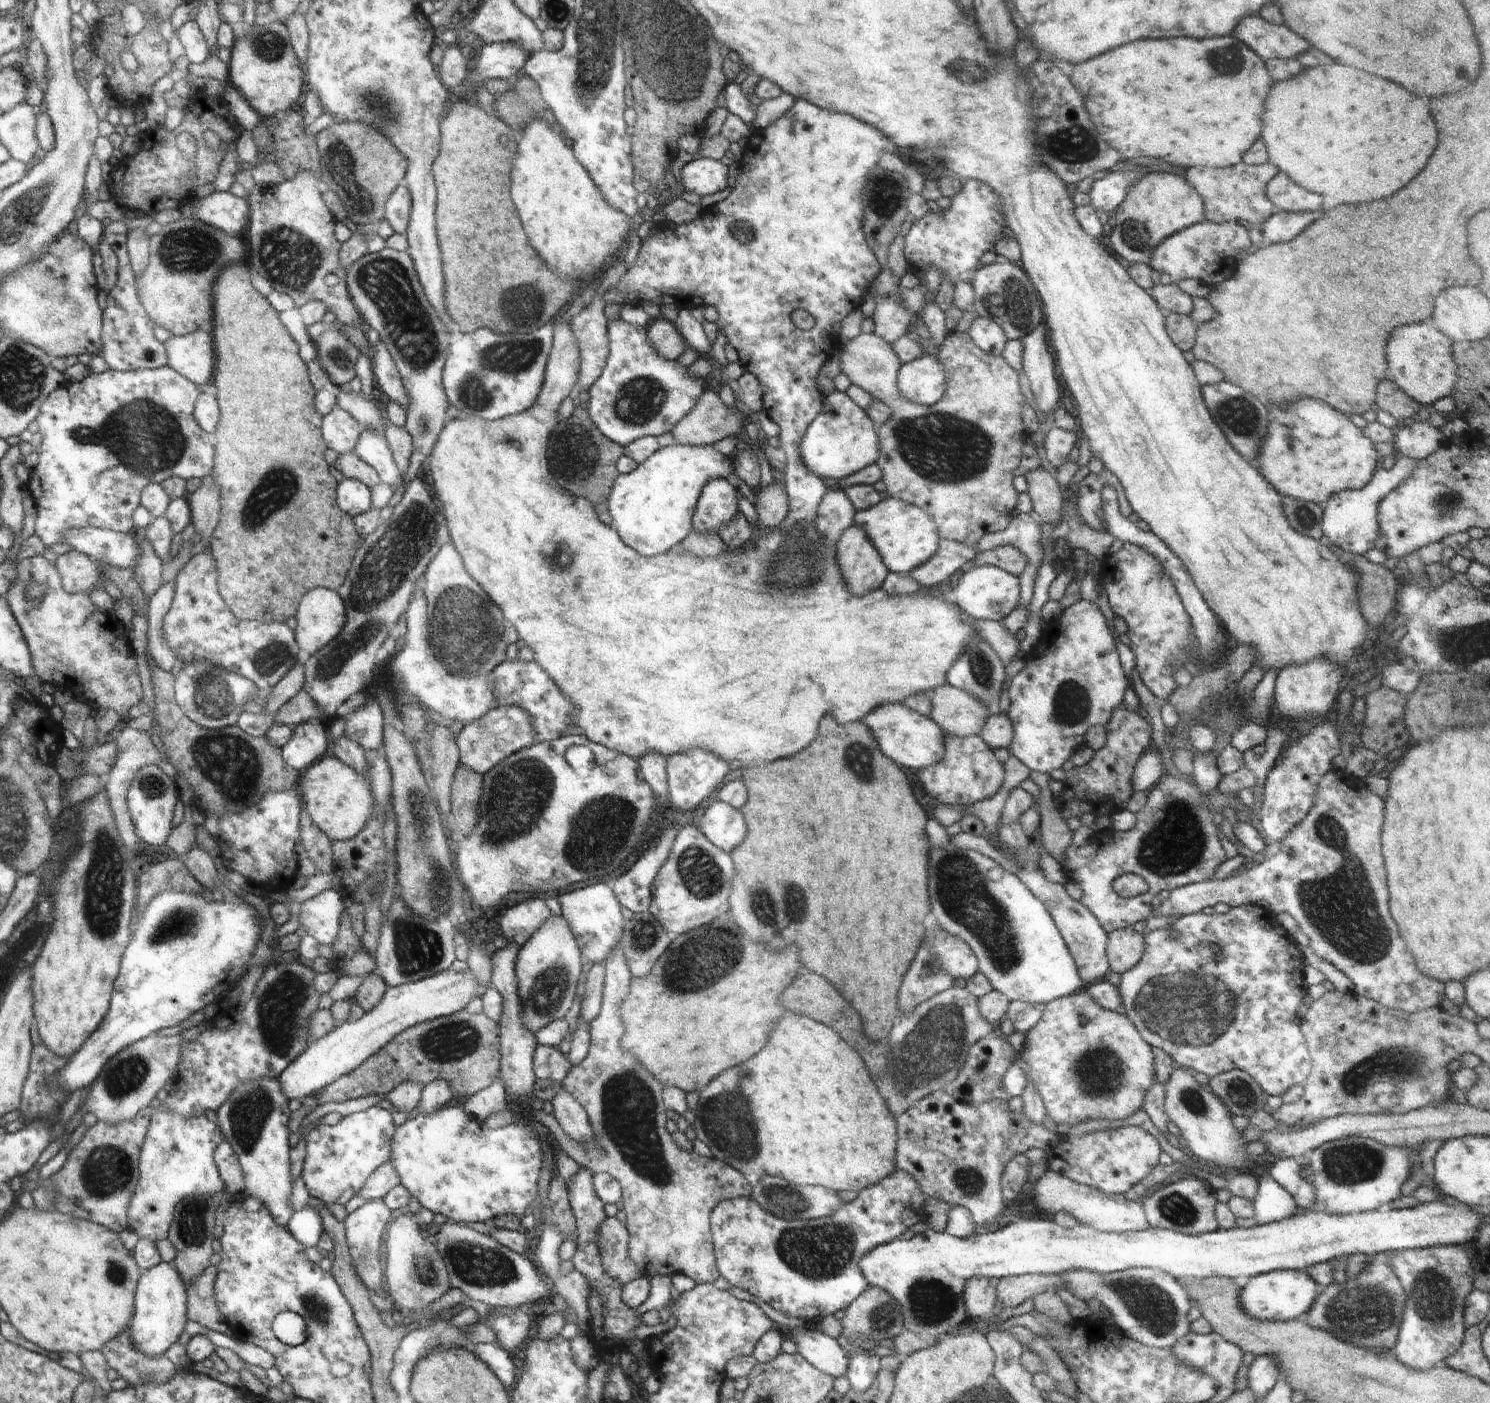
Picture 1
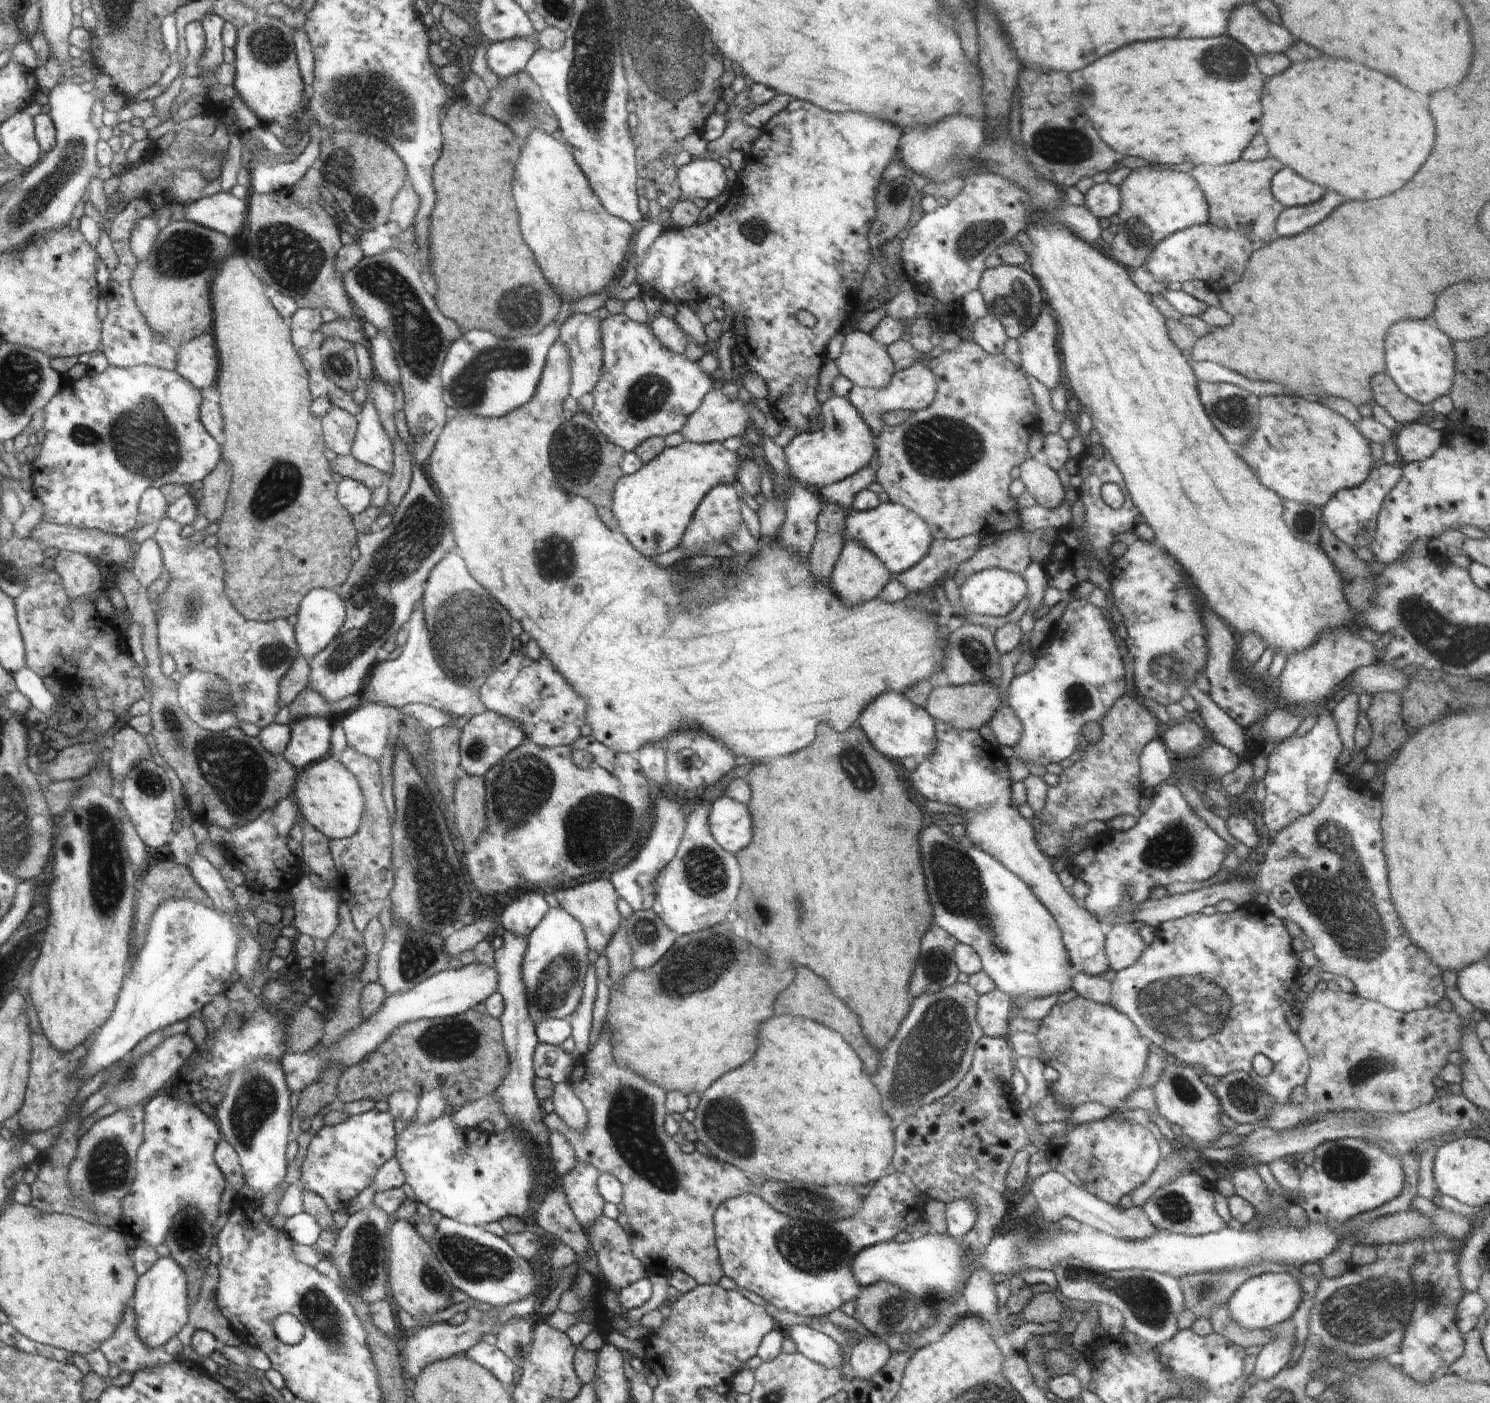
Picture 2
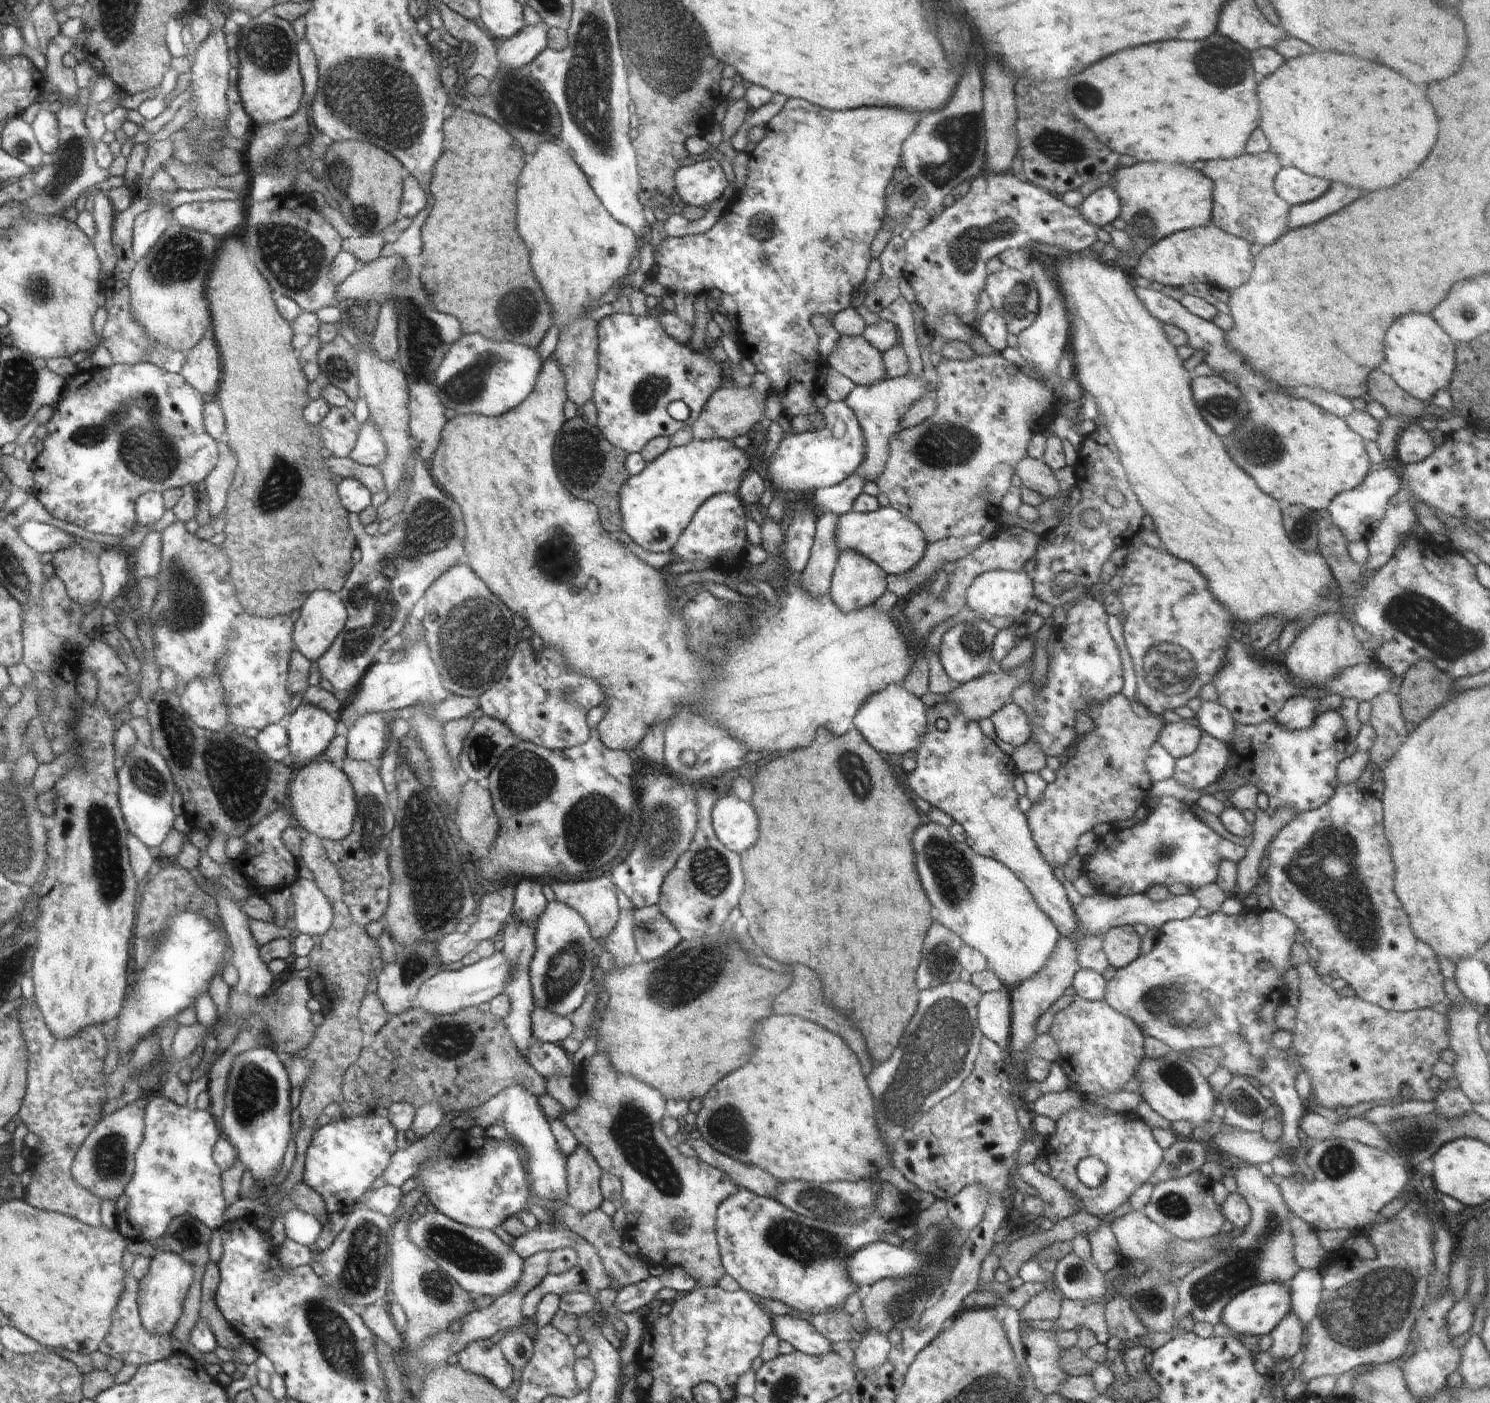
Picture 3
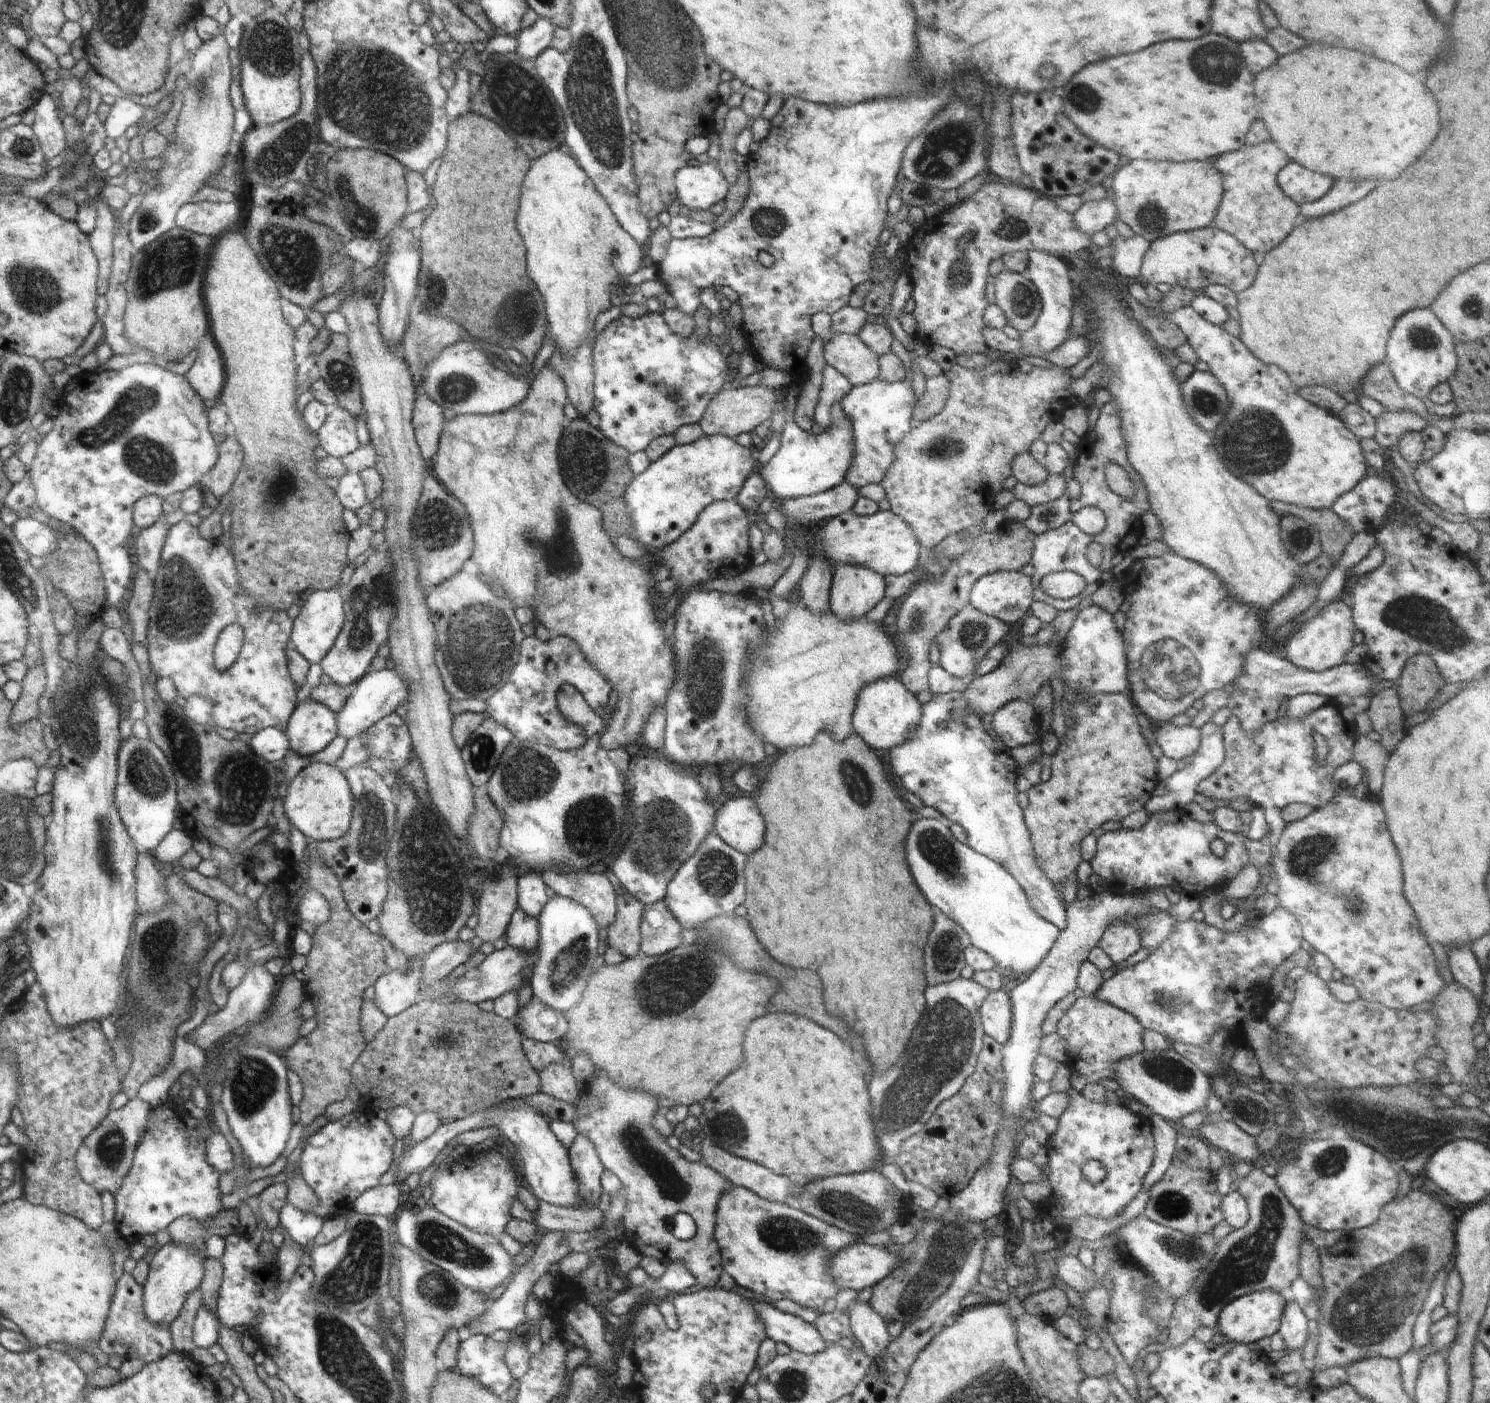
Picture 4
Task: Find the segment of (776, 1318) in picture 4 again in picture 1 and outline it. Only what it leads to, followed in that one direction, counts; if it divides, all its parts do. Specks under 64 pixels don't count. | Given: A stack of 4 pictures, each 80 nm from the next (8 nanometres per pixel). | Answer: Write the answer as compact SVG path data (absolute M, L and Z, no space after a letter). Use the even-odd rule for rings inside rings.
M810 1325L805 1333L800 1331L790 1337L797 1344L798 1353L820 1372L836 1378L847 1371L849 1358L837 1339Z

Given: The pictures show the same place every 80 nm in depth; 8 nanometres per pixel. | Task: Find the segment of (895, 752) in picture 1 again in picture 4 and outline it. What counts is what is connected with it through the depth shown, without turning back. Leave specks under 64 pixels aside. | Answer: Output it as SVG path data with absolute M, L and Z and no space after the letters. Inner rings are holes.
M892 675L871 682L857 698L856 710L852 717L853 730L864 742L882 756L886 756L890 749L903 745L911 737L916 723L921 715L921 704L916 697L899 681L898 676Z

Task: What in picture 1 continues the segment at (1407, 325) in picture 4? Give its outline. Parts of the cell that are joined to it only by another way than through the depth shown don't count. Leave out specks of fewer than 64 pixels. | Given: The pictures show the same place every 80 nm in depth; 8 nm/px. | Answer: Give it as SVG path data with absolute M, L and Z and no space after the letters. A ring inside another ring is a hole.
M1408 324L1394 330L1386 344L1386 360L1390 380L1422 406L1430 407L1438 399L1450 397L1455 392L1457 366L1453 359L1453 343L1437 328Z

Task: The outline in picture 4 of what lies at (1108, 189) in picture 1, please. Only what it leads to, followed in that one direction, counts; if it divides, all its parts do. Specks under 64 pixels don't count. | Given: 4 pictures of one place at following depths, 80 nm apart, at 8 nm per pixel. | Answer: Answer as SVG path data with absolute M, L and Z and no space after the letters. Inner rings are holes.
M1108 198L1099 201L1084 202L1073 214L1076 228L1089 235L1104 230L1106 226L1116 221L1115 204Z

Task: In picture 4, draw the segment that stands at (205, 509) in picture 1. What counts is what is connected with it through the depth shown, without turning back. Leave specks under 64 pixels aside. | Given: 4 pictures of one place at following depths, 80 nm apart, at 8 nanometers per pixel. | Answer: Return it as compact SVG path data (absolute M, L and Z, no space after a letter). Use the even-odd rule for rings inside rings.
M229 435L225 442L220 443L219 463L207 475L204 483L219 501L232 489L242 460L242 446L234 436Z

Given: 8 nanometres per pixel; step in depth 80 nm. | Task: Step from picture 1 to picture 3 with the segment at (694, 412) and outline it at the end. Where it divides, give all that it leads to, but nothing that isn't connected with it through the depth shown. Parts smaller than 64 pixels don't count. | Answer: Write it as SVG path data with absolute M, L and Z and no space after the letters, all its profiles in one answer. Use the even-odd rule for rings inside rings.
M719 388L711 395L711 399L704 406L703 413L691 425L693 440L724 439L733 441L739 436L752 436L754 425L765 417L764 401L769 394L762 394L758 390L746 388Z

